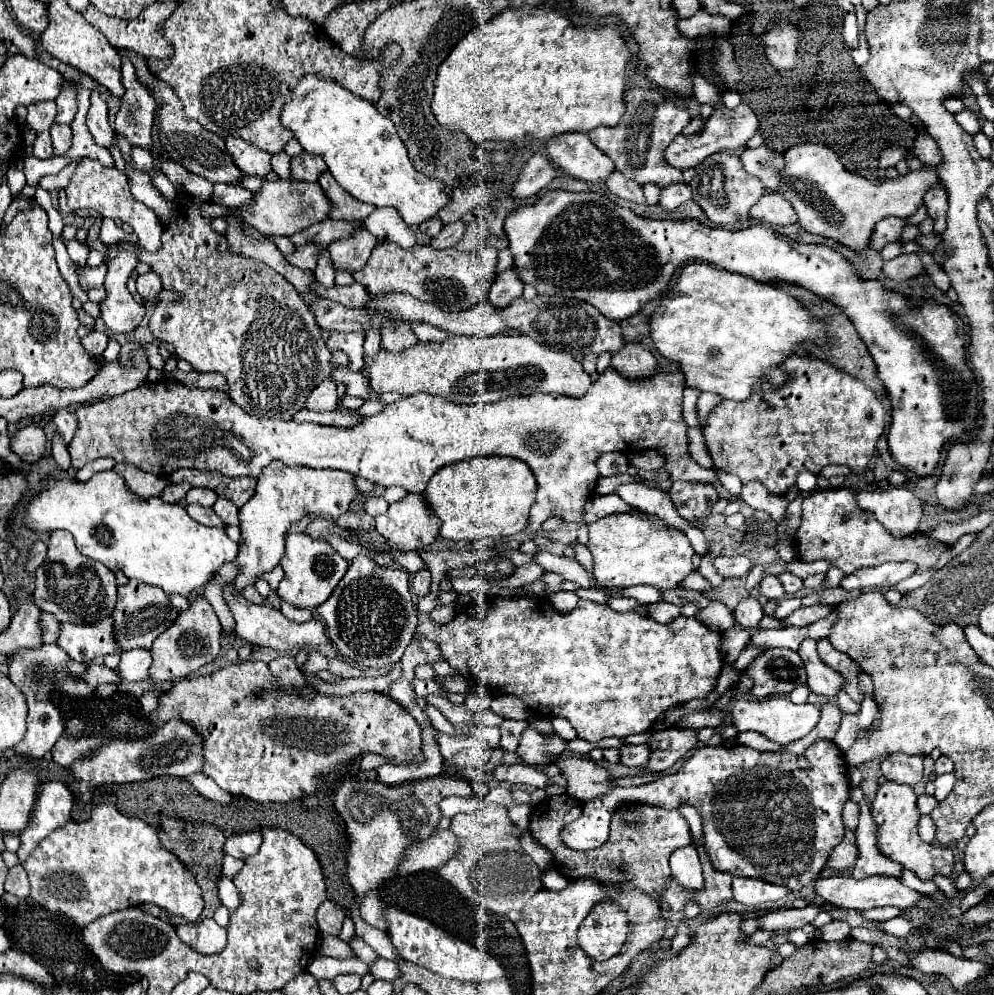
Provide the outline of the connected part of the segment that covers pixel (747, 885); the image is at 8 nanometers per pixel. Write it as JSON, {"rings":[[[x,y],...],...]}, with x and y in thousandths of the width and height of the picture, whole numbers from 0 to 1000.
{"rings":[[[737,883],[737,902],[743,908],[749,908],[754,914],[764,914],[768,908],[782,906],[794,897],[788,889],[770,887],[766,883]]]}

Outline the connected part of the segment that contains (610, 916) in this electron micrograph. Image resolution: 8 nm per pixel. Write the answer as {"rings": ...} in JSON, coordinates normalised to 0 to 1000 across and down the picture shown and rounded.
{"rings":[[[609,904],[607,908],[599,910],[591,924],[585,928],[580,944],[585,954],[597,966],[611,966],[621,960],[629,948],[629,940],[629,920],[625,920],[625,914],[617,906]]]}

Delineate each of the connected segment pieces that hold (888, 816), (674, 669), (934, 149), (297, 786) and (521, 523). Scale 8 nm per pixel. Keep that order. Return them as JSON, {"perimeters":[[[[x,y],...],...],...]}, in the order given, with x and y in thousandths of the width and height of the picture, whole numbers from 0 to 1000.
{"perimeters":[[[[892,785],[890,789],[884,791],[882,801],[876,807],[876,815],[878,815],[878,821],[882,823],[882,829],[884,829],[886,857],[890,857],[898,865],[906,867],[910,873],[919,875],[927,883],[939,883],[939,879],[943,879],[943,877],[953,881],[959,875],[961,857],[957,851],[935,849],[925,843],[925,839],[923,839],[925,815],[923,815],[921,805],[923,805],[923,799],[919,797],[919,793],[914,789],[904,789],[904,787]]],[[[500,600],[500,602],[496,602],[496,606],[490,612],[486,612],[486,614],[464,614],[464,616],[458,618],[456,624],[452,624],[448,628],[436,624],[434,618],[426,616],[426,614],[420,614],[420,622],[422,622],[422,628],[420,628],[420,634],[418,634],[418,642],[432,642],[432,644],[440,646],[440,650],[444,654],[444,660],[450,662],[450,666],[460,676],[464,676],[468,680],[468,670],[470,670],[472,676],[486,686],[486,692],[492,698],[498,698],[498,696],[500,698],[518,698],[532,713],[536,713],[542,719],[554,719],[554,721],[572,723],[572,727],[578,731],[582,741],[585,743],[593,743],[595,747],[601,747],[601,745],[605,745],[609,741],[623,741],[623,743],[627,743],[627,741],[633,741],[633,739],[641,739],[645,735],[651,735],[671,711],[679,711],[679,709],[683,709],[687,705],[693,705],[693,703],[711,701],[717,694],[719,684],[723,680],[723,674],[727,670],[727,658],[725,658],[725,652],[723,652],[723,648],[725,648],[725,634],[707,628],[699,620],[693,620],[693,622],[691,620],[681,620],[675,626],[667,628],[667,626],[657,624],[651,618],[621,616],[613,608],[603,608],[603,606],[597,606],[597,604],[582,604],[580,610],[574,616],[562,616],[562,614],[554,612],[552,606],[542,608],[542,602],[534,602],[534,600],[520,600],[520,602],[518,600],[514,600],[514,602]]],[[[927,132],[921,140],[921,158],[929,164],[925,172],[914,172],[912,176],[902,176],[898,180],[870,180],[856,176],[846,168],[842,156],[820,144],[808,144],[796,148],[790,154],[790,180],[784,194],[796,202],[804,216],[804,226],[820,236],[844,242],[860,252],[868,252],[874,246],[874,236],[878,226],[888,218],[916,218],[929,206],[929,198],[935,190],[945,186],[945,166],[949,162],[941,140]]],[[[244,664],[244,666],[236,666],[236,668],[226,668],[224,672],[216,674],[210,680],[194,680],[194,682],[176,684],[174,690],[160,701],[158,721],[160,721],[162,727],[170,725],[172,721],[186,721],[186,725],[190,725],[194,731],[198,731],[200,737],[204,737],[204,741],[206,741],[206,771],[204,771],[204,777],[208,781],[212,781],[222,793],[230,795],[232,799],[244,799],[244,801],[251,801],[251,803],[257,803],[257,805],[263,805],[263,807],[269,807],[269,805],[289,807],[289,805],[303,803],[305,799],[313,799],[313,797],[319,795],[319,787],[321,787],[323,781],[329,781],[331,777],[339,775],[341,771],[345,771],[347,767],[351,767],[355,761],[359,761],[363,757],[381,757],[381,759],[393,761],[399,769],[413,767],[413,765],[420,765],[420,763],[426,761],[424,759],[424,731],[391,698],[363,695],[351,698],[351,701],[331,701],[331,698],[319,696],[315,703],[305,703],[299,696],[283,696],[283,694],[279,694],[279,688],[275,686],[275,680],[271,678],[271,670],[265,664]]],[[[476,459],[440,473],[428,491],[432,508],[444,522],[442,538],[456,544],[506,542],[532,530],[532,512],[538,506],[540,481],[536,473],[516,459]]]]}

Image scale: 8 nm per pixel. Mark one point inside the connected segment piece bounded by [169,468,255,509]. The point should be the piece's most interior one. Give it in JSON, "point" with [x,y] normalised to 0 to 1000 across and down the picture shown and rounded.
{"point":[240,492]}

